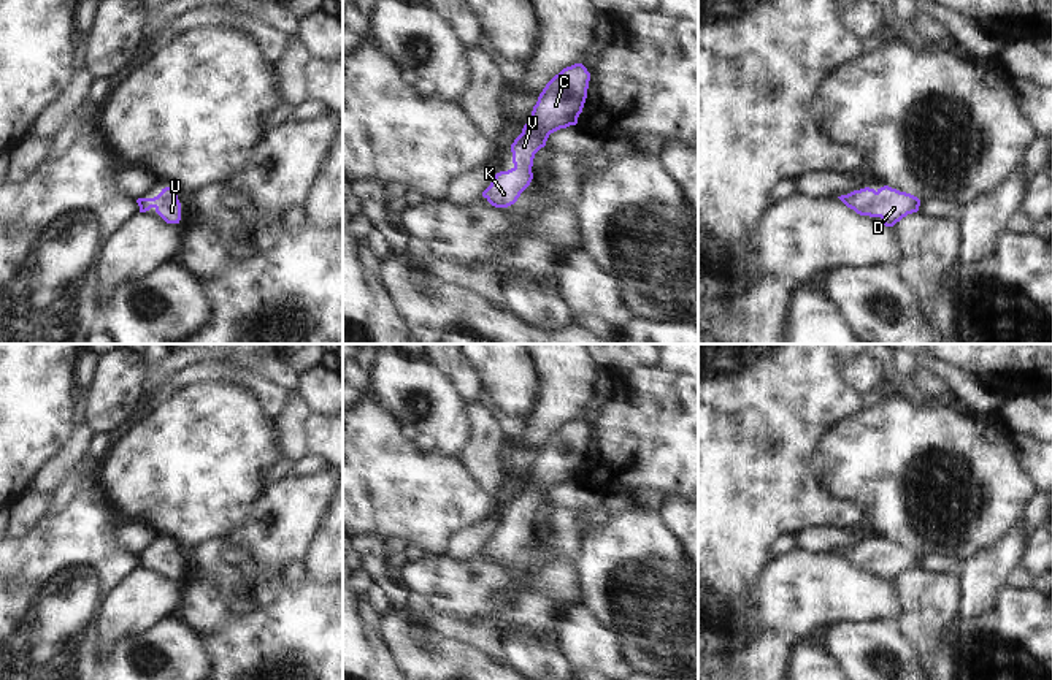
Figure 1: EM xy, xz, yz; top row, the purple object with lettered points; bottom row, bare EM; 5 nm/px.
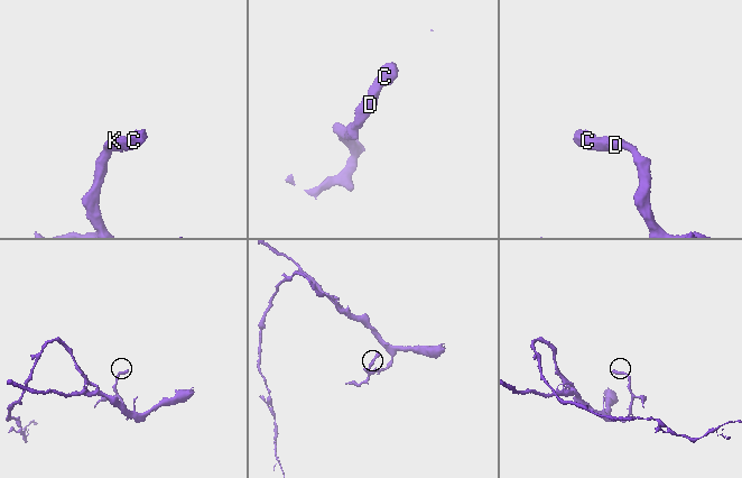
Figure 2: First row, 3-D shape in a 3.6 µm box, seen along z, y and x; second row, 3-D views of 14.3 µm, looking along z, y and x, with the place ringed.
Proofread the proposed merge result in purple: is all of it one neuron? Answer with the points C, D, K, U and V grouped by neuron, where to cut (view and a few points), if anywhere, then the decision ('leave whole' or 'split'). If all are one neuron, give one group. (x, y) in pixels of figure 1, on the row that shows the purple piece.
C D K U V | no cut | leave whole

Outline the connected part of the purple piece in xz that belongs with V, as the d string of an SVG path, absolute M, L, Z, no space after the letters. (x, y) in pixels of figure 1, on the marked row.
M574 63L555 74L543 89L522 133L511 144L514 166L500 171L482 197L495 208L508 208L533 179L535 154L546 146L551 133L578 124L582 113L590 73L582 63Z

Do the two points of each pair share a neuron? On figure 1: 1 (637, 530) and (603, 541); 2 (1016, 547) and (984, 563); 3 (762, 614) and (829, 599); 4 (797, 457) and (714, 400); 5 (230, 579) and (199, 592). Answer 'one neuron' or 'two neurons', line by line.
1: one neuron
2: one neuron
3: one neuron
4: one neuron
5: two neurons

